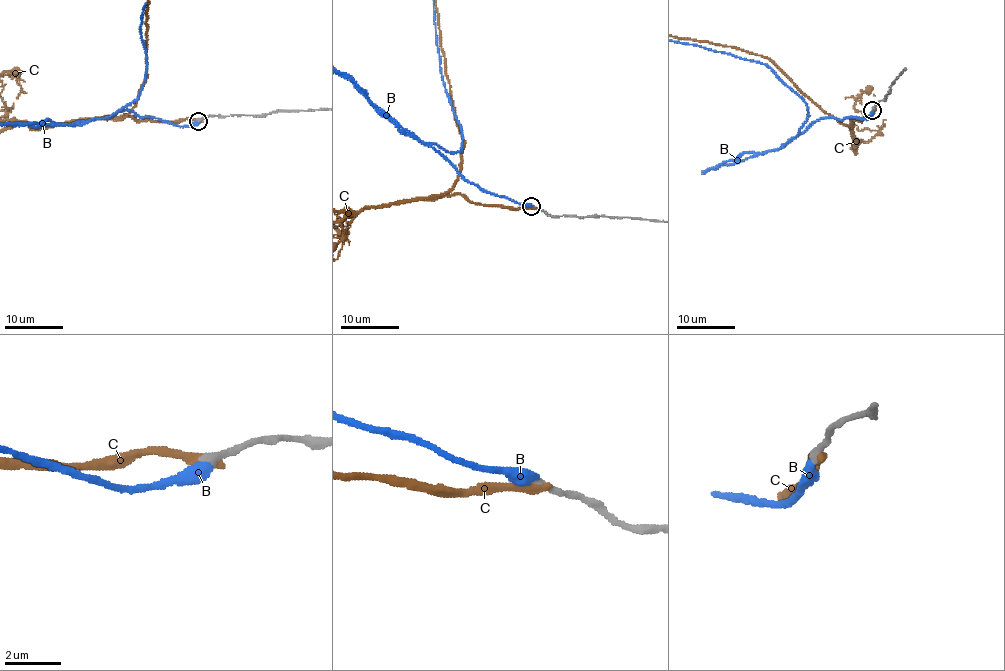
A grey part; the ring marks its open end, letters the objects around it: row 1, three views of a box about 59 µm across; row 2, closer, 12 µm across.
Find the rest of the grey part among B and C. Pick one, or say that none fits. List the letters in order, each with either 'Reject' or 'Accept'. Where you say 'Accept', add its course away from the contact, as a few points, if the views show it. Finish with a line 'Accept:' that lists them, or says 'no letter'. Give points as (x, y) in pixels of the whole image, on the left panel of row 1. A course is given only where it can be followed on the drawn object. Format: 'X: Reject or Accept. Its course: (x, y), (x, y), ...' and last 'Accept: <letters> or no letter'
B: Accept
C: Reject
Accept: B

